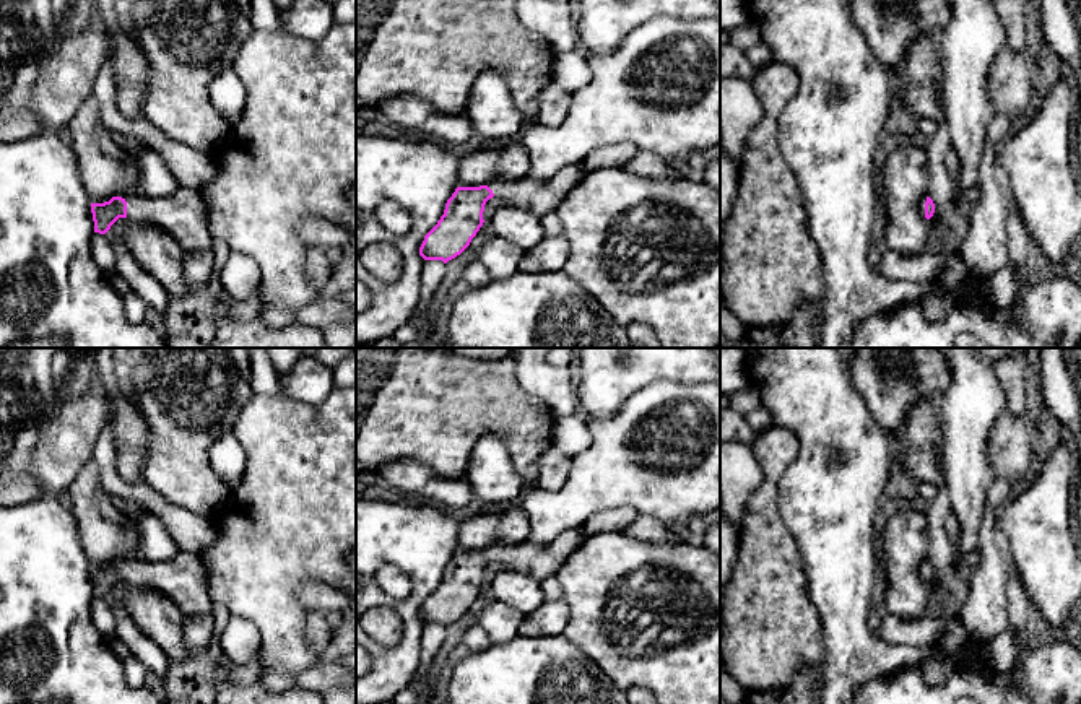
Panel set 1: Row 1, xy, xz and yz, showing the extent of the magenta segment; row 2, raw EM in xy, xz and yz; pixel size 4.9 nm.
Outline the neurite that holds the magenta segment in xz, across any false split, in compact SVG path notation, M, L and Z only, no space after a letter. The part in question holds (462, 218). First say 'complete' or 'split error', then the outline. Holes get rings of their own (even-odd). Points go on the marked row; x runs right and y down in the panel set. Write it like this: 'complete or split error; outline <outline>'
split error; outline M569 164L548 180L528 176L515 182L493 182L480 187L457 187L445 203L444 215L424 236L419 255L424 260L449 260L460 255L483 226L483 211L489 198L501 198L543 218L559 206L569 190L584 177L580 164Z

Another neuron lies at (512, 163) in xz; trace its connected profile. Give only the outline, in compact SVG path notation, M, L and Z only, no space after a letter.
M519 145L481 150L460 158L458 187L480 187L493 182L515 182L528 176L530 154Z

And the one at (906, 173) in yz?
M922 140L888 154L883 166L886 192L886 247L902 255L927 252L927 218L920 203L928 197L930 166Z

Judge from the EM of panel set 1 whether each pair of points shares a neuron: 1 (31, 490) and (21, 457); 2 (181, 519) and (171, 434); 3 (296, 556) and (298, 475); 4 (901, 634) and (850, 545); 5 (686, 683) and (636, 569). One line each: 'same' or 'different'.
1: same
2: different
3: same
4: different
5: same

